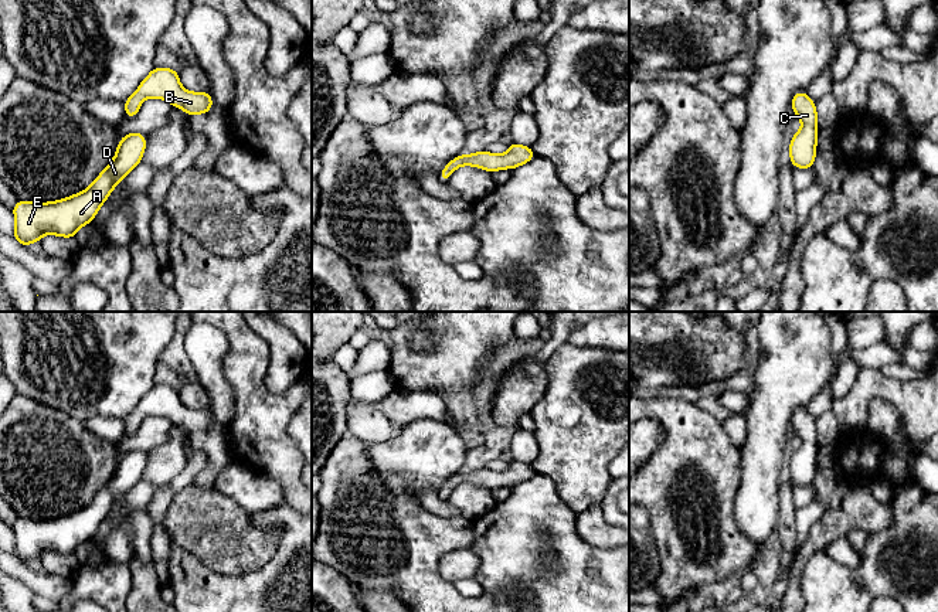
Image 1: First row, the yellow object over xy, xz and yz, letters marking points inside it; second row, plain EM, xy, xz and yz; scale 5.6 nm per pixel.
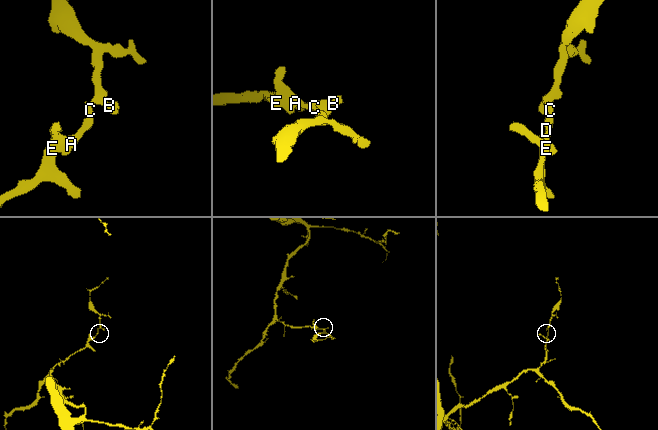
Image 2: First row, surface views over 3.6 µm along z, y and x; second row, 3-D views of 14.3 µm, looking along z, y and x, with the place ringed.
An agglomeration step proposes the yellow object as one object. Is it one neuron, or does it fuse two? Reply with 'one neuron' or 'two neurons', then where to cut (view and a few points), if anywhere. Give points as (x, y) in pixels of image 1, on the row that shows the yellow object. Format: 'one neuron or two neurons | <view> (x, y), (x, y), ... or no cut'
one neuron | no cut

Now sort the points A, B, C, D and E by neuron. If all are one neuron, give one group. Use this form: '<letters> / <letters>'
A B C D E

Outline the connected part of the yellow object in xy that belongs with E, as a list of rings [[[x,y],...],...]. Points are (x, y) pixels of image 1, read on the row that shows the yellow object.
[[[126,133],[118,142],[112,162],[84,191],[50,203],[18,200],[11,208],[16,218],[13,237],[24,246],[40,242],[45,234],[75,238],[81,227],[91,224],[120,180],[142,162],[145,149],[143,133]]]

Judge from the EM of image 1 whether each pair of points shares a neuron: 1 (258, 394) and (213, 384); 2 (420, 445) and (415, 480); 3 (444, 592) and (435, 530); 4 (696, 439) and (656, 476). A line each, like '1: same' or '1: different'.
1: different
2: same
3: same
4: same

